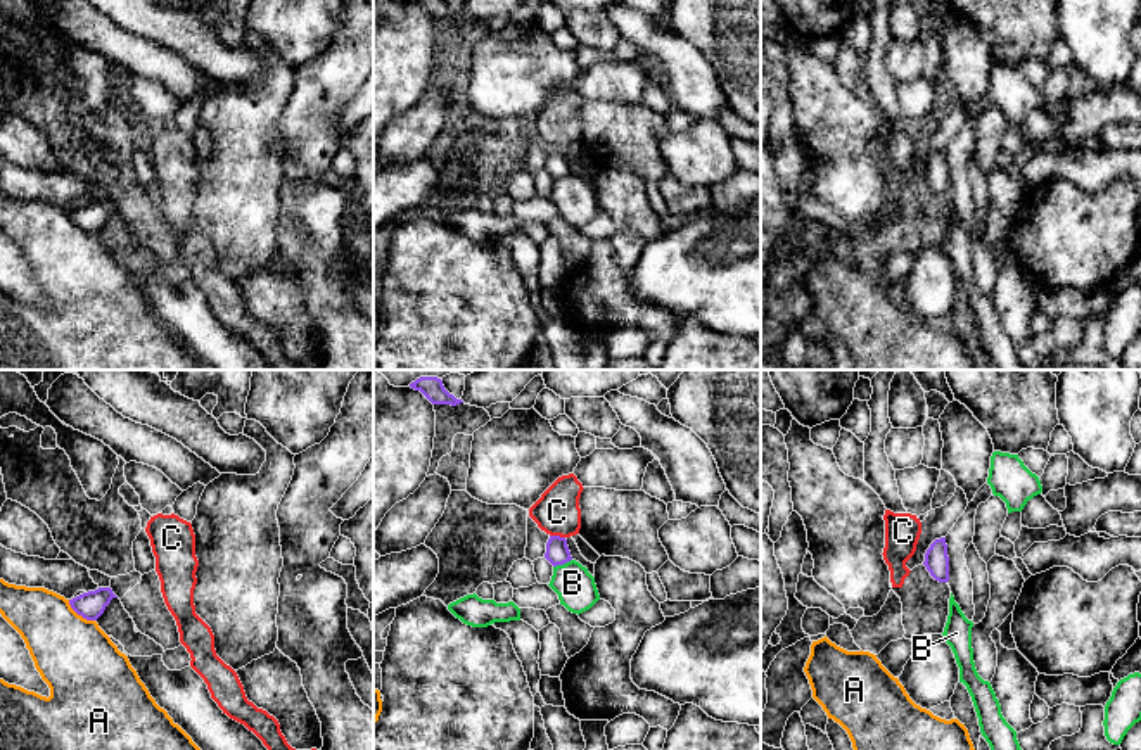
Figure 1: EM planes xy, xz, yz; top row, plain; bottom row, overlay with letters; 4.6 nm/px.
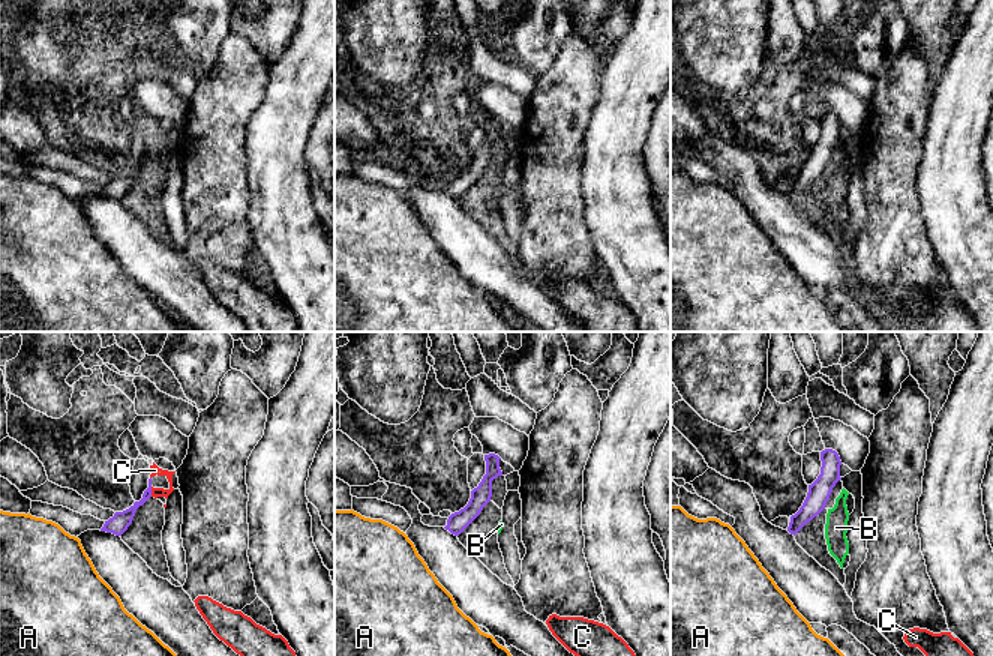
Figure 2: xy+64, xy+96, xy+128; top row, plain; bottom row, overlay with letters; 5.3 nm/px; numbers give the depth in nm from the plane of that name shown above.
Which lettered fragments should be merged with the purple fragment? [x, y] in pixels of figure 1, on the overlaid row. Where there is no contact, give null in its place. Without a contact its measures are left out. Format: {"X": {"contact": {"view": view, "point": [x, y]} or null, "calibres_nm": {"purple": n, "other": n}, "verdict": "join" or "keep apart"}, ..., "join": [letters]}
{"A": {"contact": {"view": "xy", "point": [80, 614]}, "calibres_nm": {"purple": 130, "other": 360}, "verdict": "keep apart"}, "B": {"contact": {"view": "xz", "point": [562, 564]}, "calibres_nm": {"purple": 110, "other": 180}, "verdict": "keep apart"}, "C": {"contact": {"view": "xz", "point": [557, 536]}, "calibres_nm": {"purple": 110, "other": 220}, "verdict": "keep apart"}, "join": []}

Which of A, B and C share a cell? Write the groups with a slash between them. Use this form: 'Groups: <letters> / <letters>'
Groups: A / B / C

